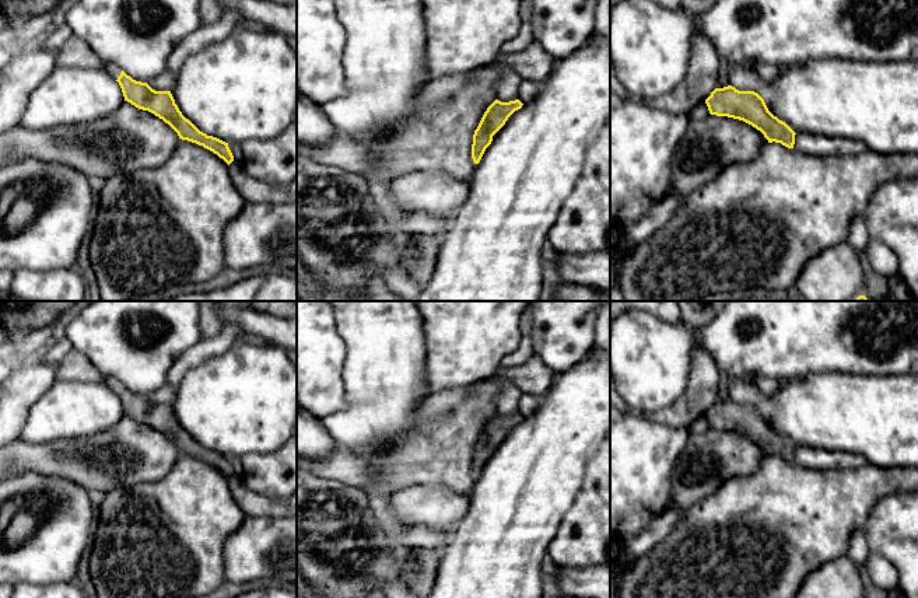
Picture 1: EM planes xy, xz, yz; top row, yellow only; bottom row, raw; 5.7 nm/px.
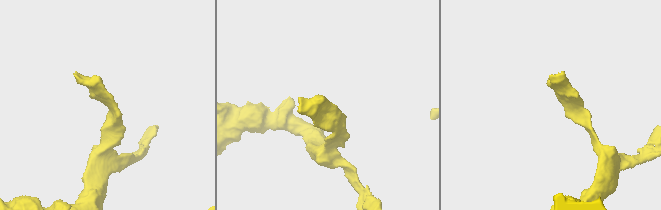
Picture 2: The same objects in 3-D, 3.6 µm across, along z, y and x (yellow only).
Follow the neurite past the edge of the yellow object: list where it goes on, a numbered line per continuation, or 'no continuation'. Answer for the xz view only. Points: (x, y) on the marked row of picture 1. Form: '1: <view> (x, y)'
no continuation

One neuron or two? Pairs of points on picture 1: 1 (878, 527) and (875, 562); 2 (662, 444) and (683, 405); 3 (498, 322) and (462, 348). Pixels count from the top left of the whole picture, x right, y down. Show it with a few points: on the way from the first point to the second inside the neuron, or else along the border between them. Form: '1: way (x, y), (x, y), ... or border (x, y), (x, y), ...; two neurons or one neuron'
1: border (871, 549), (892, 563), (897, 579); two neurons
2: border (654, 418), (689, 429); two neurons
3: way (490, 322), (470, 339); one neuron

